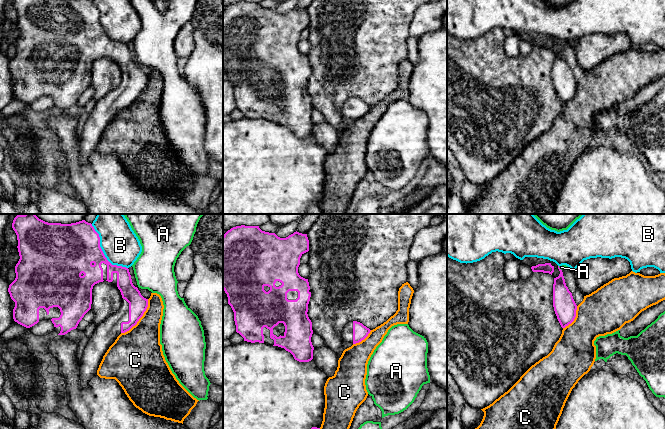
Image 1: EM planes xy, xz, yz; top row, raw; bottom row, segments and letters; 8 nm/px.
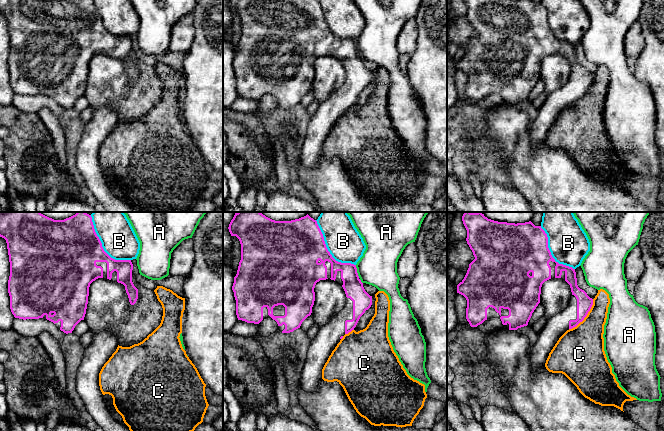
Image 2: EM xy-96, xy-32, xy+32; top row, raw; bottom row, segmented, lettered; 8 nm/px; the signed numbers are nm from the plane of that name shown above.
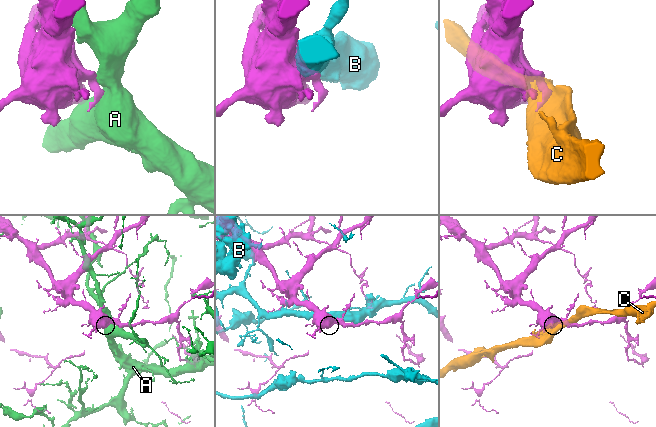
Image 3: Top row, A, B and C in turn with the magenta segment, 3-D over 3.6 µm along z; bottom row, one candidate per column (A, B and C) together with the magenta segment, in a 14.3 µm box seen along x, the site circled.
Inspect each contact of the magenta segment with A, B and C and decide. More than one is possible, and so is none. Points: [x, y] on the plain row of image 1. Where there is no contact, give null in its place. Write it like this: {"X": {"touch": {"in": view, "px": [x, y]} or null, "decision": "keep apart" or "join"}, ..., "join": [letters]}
{"A": {"touch": {"in": "yz", "px": [559, 44]}, "decision": "keep apart"}, "B": {"touch": {"in": "xy", "px": [102, 28]}, "decision": "keep apart"}, "C": {"touch": {"in": "xy", "px": [139, 94]}, "decision": "keep apart"}, "join": []}

